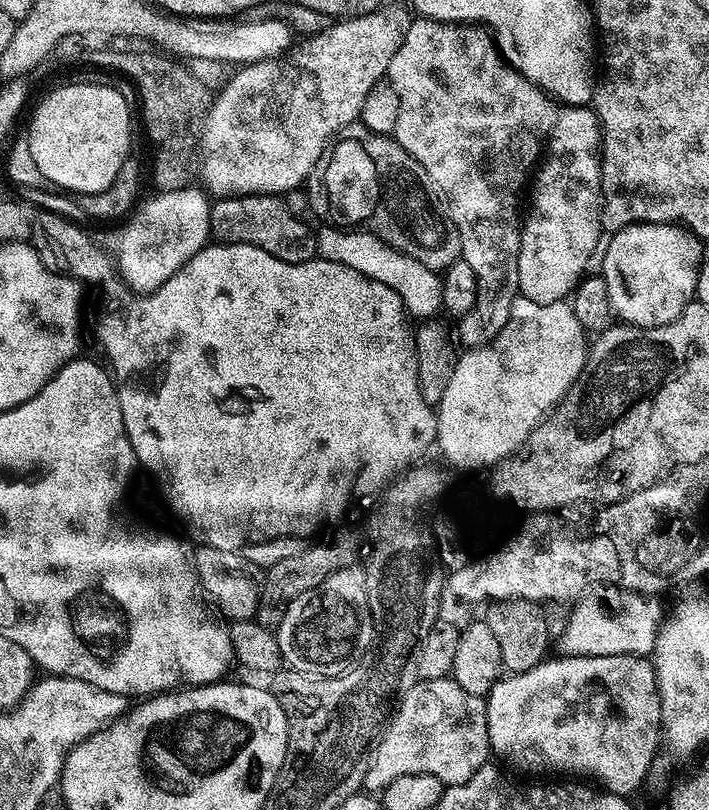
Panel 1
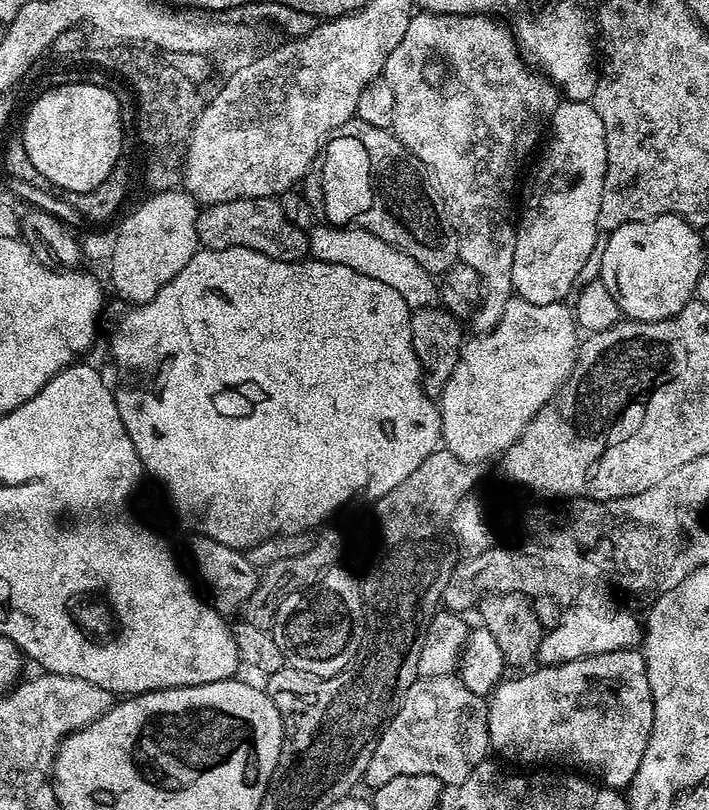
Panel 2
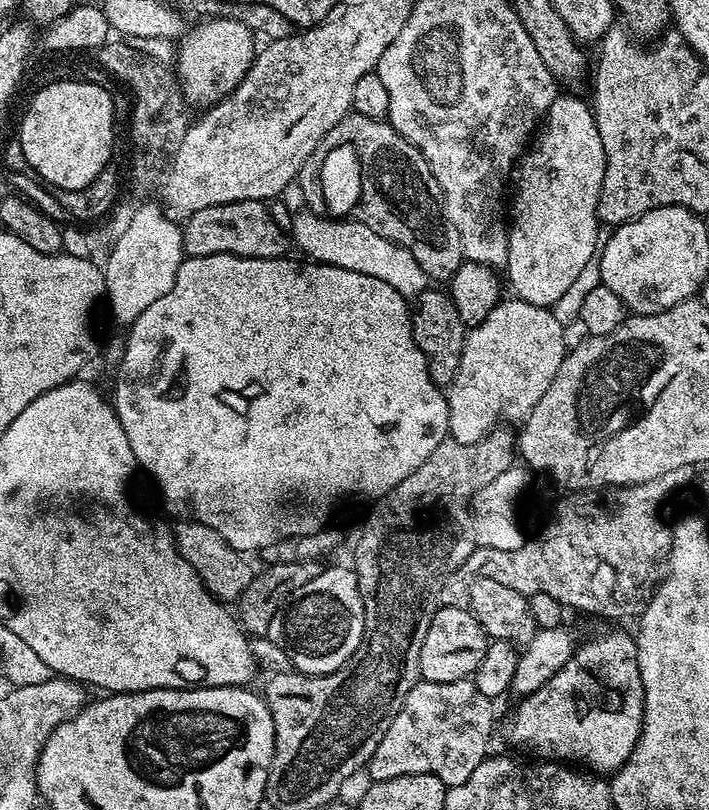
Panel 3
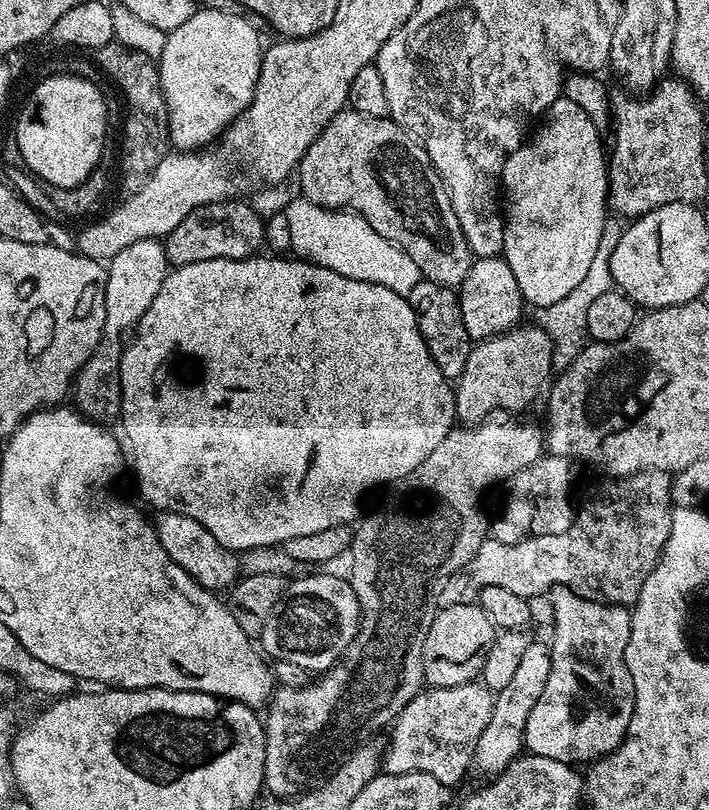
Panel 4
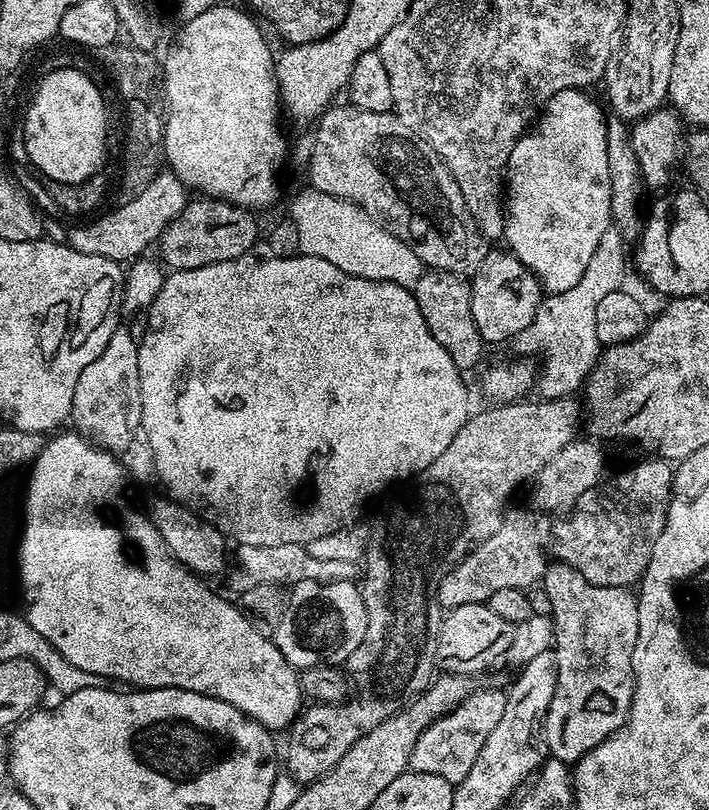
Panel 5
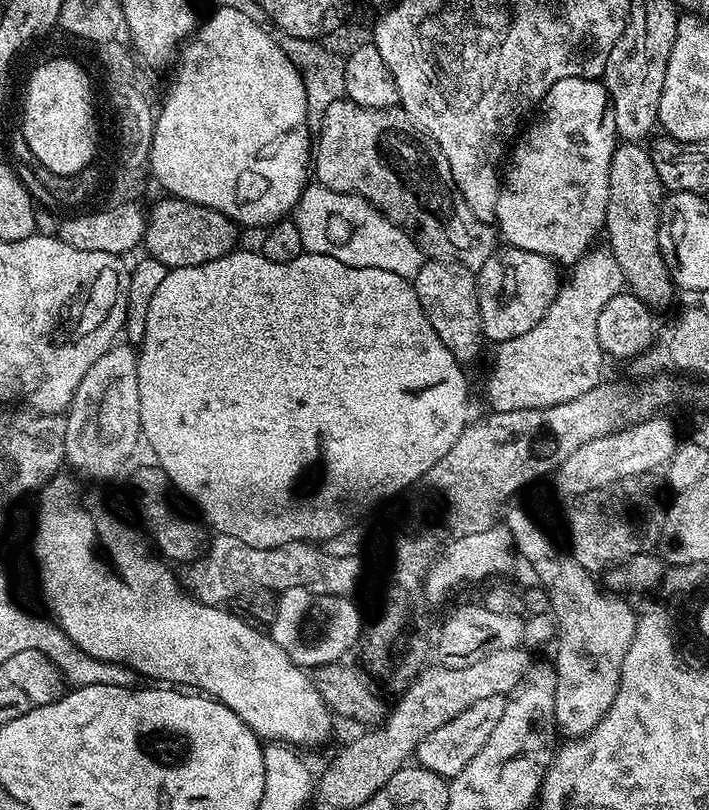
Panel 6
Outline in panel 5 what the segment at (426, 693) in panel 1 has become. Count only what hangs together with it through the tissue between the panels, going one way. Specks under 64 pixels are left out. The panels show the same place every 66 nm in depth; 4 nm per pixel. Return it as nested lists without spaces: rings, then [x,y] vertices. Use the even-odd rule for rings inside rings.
[[[473,691],[456,708],[438,717],[426,731],[421,733],[411,756],[411,771],[422,774],[438,774],[446,778],[453,786],[460,784],[466,774],[470,774],[470,766],[474,766],[474,758],[478,758],[478,750],[482,750],[486,738],[490,738],[490,730],[498,726],[502,718],[502,710],[506,710],[506,695],[500,692]]]

